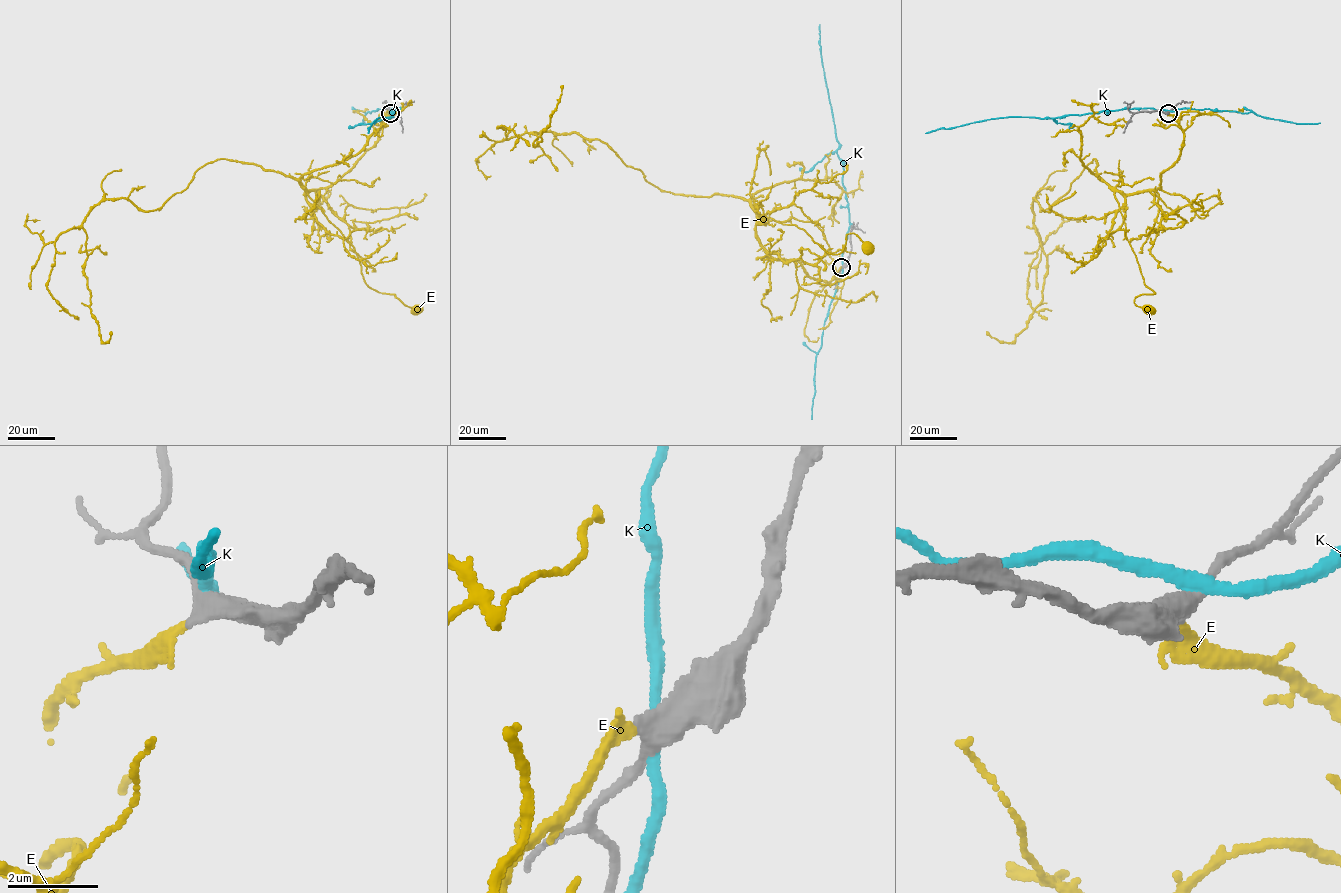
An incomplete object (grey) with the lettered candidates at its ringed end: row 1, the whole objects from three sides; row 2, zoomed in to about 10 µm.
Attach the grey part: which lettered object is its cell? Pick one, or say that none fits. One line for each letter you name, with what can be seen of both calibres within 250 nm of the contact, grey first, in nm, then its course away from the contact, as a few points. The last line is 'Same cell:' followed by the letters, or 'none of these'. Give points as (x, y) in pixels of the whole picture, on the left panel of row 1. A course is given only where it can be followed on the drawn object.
E: Thickness 360 nm (grey) against 280 nm. Its course: (390, 113), (378, 140), (347, 172), (305, 194), (353, 247), (365, 283), (415, 309)
Same cell: E

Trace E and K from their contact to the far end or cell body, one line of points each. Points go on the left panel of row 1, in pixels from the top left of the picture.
E: (390, 113), (378, 140), (347, 172), (305, 194), (353, 247), (365, 283), (415, 309)
K: (391, 111), (392, 108), (399, 108), (388, 118), (378, 117), (368, 128), (368, 133)

